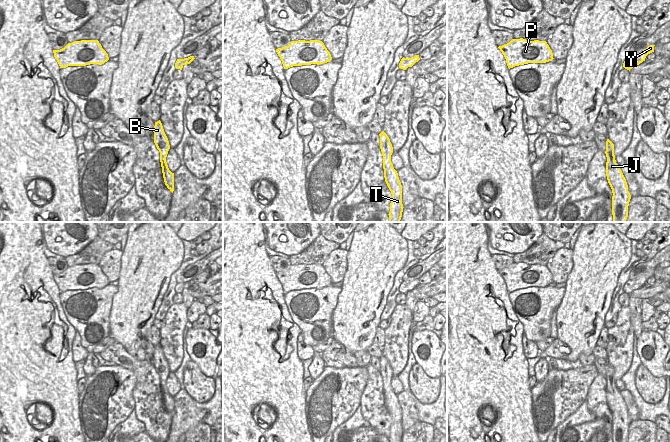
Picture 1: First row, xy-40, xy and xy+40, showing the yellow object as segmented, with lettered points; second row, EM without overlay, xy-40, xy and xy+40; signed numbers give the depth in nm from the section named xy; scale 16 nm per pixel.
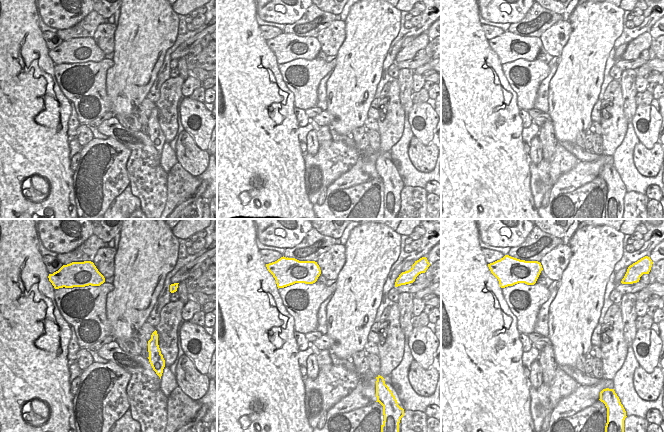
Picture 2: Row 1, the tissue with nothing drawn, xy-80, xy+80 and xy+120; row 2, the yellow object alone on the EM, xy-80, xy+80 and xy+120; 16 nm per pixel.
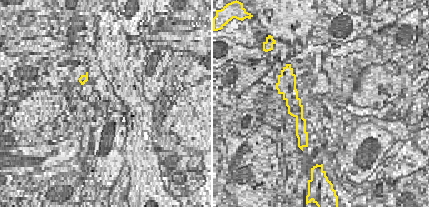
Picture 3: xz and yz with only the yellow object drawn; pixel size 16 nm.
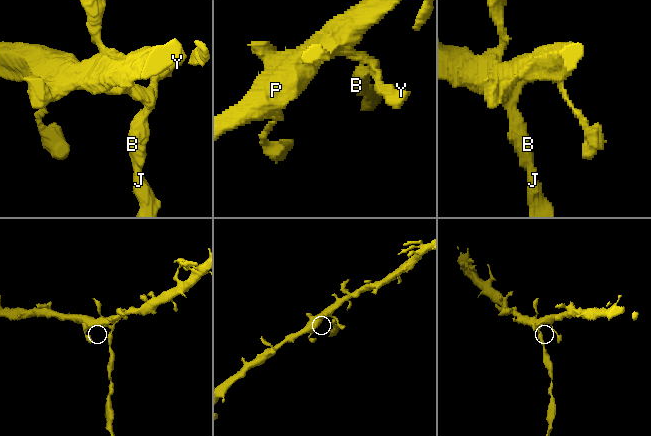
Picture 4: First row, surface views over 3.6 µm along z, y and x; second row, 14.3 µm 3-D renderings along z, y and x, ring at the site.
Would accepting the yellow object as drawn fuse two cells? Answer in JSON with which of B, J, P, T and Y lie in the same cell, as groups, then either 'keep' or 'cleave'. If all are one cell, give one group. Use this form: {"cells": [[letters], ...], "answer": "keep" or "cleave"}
{"cells": [["B", "J", "P", "T", "Y"]], "answer": "keep"}

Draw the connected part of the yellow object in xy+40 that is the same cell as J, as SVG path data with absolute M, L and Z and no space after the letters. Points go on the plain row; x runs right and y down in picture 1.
M609 363L606 365L605 378L607 381L606 400L613 417L613 442L627 442L631 419L628 415L626 403L615 384L614 368Z

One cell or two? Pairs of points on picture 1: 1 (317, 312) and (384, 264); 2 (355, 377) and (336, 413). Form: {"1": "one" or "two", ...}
{"1": "two", "2": "one"}

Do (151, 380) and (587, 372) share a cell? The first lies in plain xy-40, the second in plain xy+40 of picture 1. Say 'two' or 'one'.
two

